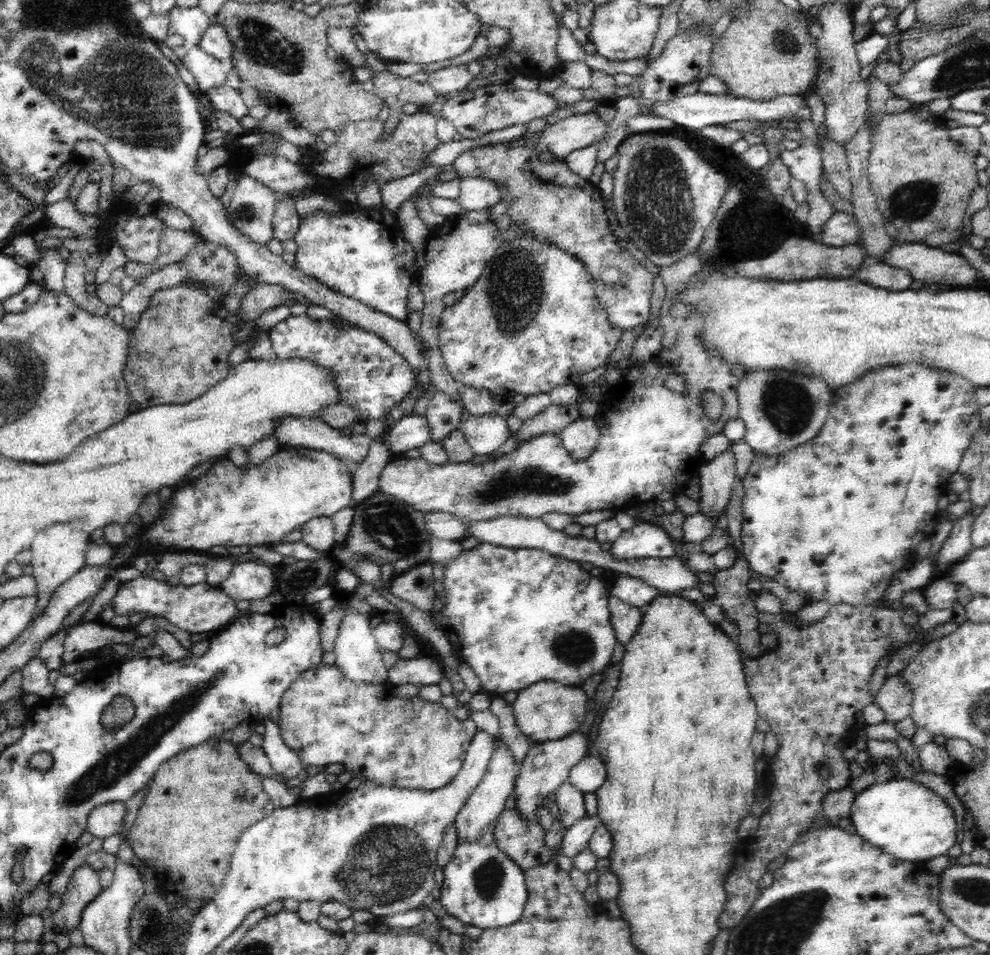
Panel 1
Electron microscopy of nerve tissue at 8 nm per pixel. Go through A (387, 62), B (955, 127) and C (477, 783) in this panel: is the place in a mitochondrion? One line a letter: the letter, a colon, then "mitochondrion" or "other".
A: other
B: other
C: other

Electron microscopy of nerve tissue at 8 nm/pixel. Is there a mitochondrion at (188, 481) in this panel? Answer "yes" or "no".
no

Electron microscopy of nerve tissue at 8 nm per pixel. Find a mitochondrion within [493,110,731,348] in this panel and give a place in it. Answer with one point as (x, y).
(659, 210)

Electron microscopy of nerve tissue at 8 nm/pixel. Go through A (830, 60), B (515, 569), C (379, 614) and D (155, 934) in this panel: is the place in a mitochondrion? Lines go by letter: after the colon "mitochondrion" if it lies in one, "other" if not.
A: mitochondrion
B: other
C: other
D: mitochondrion

